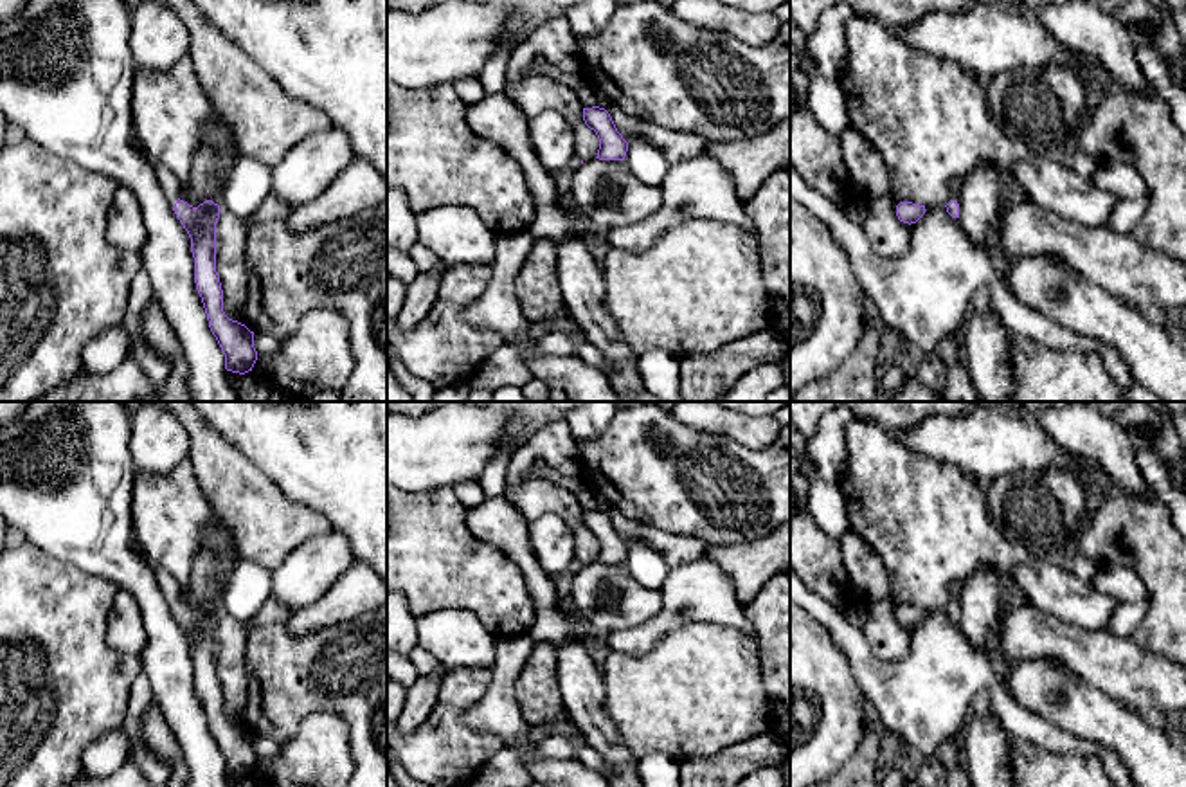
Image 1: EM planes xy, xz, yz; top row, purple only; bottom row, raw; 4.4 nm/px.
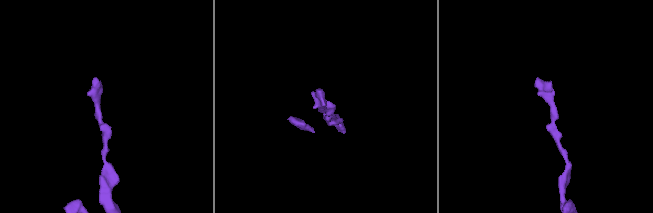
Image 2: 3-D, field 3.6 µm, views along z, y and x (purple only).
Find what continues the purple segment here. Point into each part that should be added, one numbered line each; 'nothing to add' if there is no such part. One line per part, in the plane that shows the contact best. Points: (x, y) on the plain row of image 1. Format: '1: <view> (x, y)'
1: xy (170, 587)

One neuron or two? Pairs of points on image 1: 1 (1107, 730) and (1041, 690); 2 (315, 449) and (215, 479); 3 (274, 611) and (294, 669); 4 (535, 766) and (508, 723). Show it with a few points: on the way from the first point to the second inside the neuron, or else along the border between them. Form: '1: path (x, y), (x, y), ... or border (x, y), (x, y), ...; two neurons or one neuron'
1: path (1091, 714), (1062, 685), (1057, 687); one neuron
2: border (225, 440), (288, 496); two neurons
3: border (285, 618), (256, 627), (243, 645); two neurons
4: path (530, 755), (513, 733); one neuron

